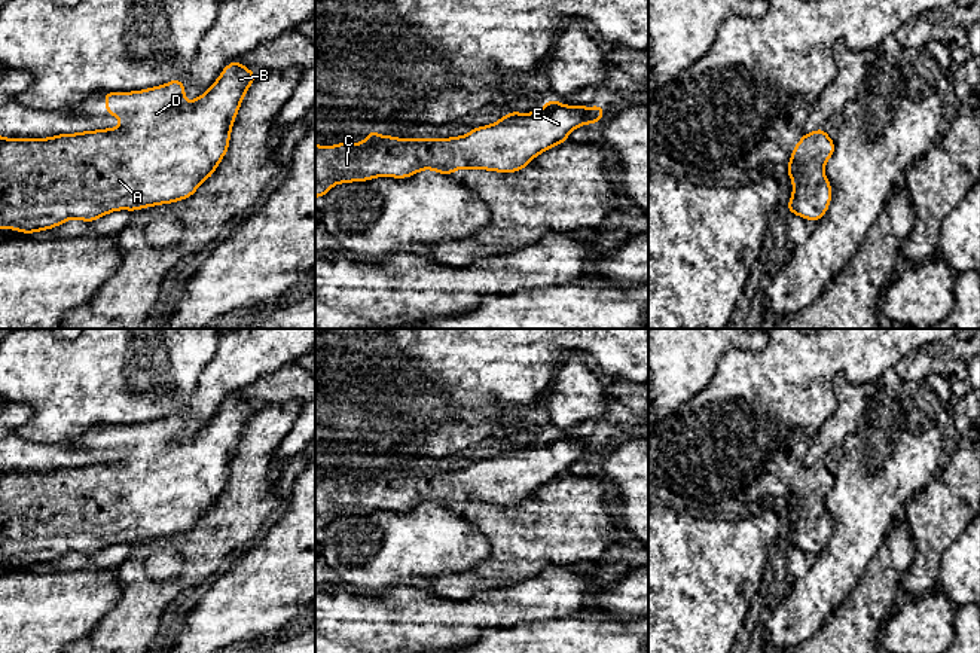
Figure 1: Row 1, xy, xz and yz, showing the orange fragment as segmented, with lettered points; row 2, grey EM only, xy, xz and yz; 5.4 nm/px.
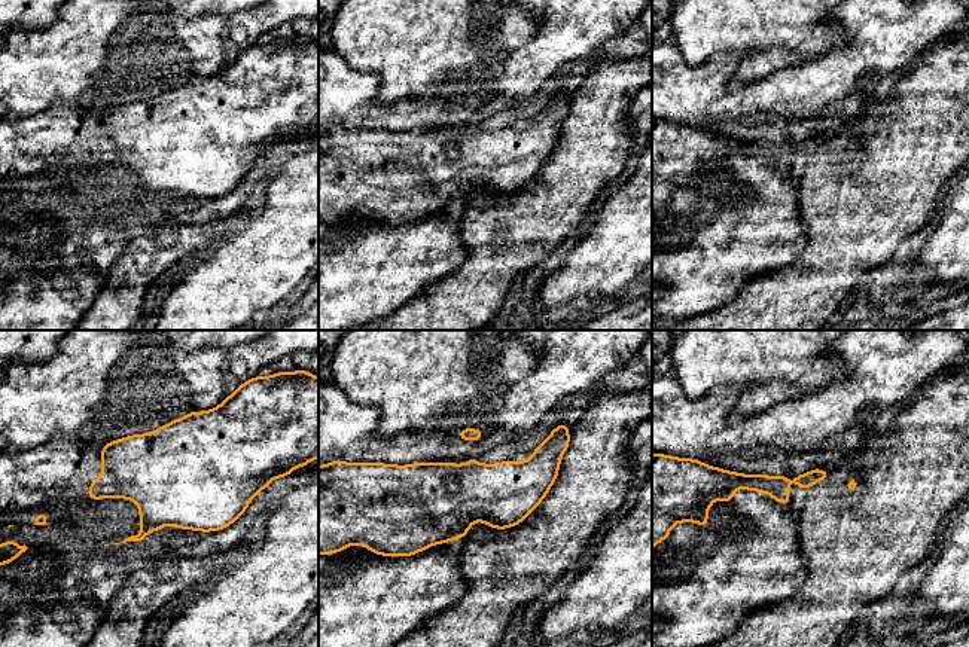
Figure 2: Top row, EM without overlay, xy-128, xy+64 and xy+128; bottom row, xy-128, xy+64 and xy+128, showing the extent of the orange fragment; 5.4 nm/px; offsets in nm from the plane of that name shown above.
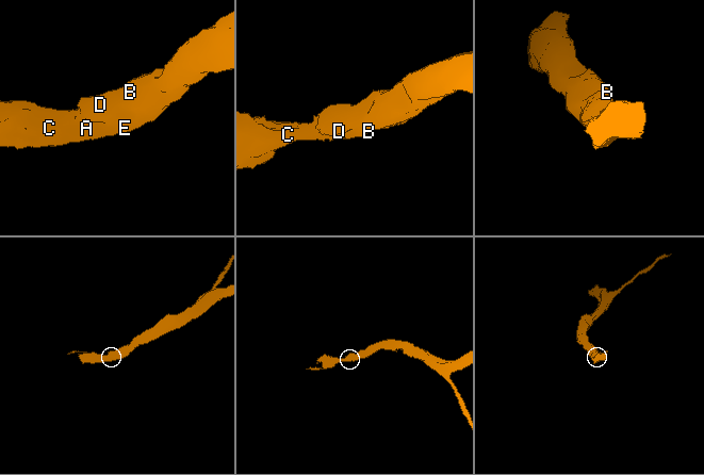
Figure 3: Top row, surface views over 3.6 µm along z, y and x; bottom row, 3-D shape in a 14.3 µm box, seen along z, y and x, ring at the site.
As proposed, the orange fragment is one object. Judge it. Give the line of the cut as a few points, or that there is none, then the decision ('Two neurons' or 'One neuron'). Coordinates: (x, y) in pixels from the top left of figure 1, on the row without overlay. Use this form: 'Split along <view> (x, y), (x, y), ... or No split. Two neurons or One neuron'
No split. One neuron

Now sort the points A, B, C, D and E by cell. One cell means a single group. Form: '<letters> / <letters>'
A B C D E

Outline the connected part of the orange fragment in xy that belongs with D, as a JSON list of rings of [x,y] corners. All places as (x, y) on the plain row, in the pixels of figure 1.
[[[235,393],[223,402],[211,421],[193,434],[184,430],[180,412],[143,424],[104,427],[107,448],[120,451],[117,461],[31,473],[0,470],[0,562],[33,567],[71,552],[94,555],[116,543],[135,544],[192,530],[226,488],[233,454],[256,409],[257,406]]]

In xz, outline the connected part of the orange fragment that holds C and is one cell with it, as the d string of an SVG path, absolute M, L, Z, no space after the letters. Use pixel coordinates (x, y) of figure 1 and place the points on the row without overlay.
M550 433L538 445L510 445L498 455L461 470L403 473L369 464L364 475L351 479L315 477L315 531L338 516L404 512L421 503L446 509L458 501L515 506L537 488L567 475L573 463L596 457L604 448L602 437L564 439Z

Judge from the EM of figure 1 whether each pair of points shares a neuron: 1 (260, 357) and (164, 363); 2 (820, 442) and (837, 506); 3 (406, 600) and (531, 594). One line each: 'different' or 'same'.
1: different
2: different
3: same

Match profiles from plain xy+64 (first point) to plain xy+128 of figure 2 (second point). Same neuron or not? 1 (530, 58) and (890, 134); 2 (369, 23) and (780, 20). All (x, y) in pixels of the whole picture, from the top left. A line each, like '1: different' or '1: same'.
1: different
2: same

